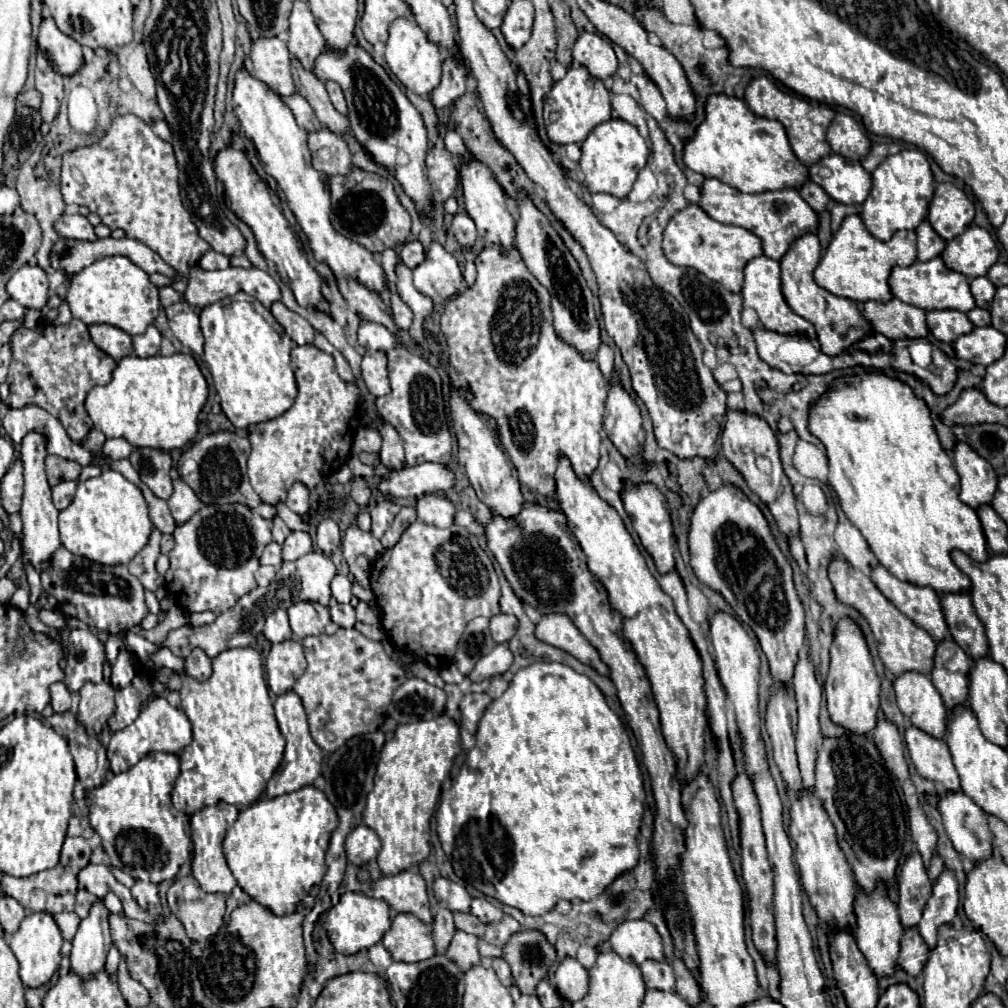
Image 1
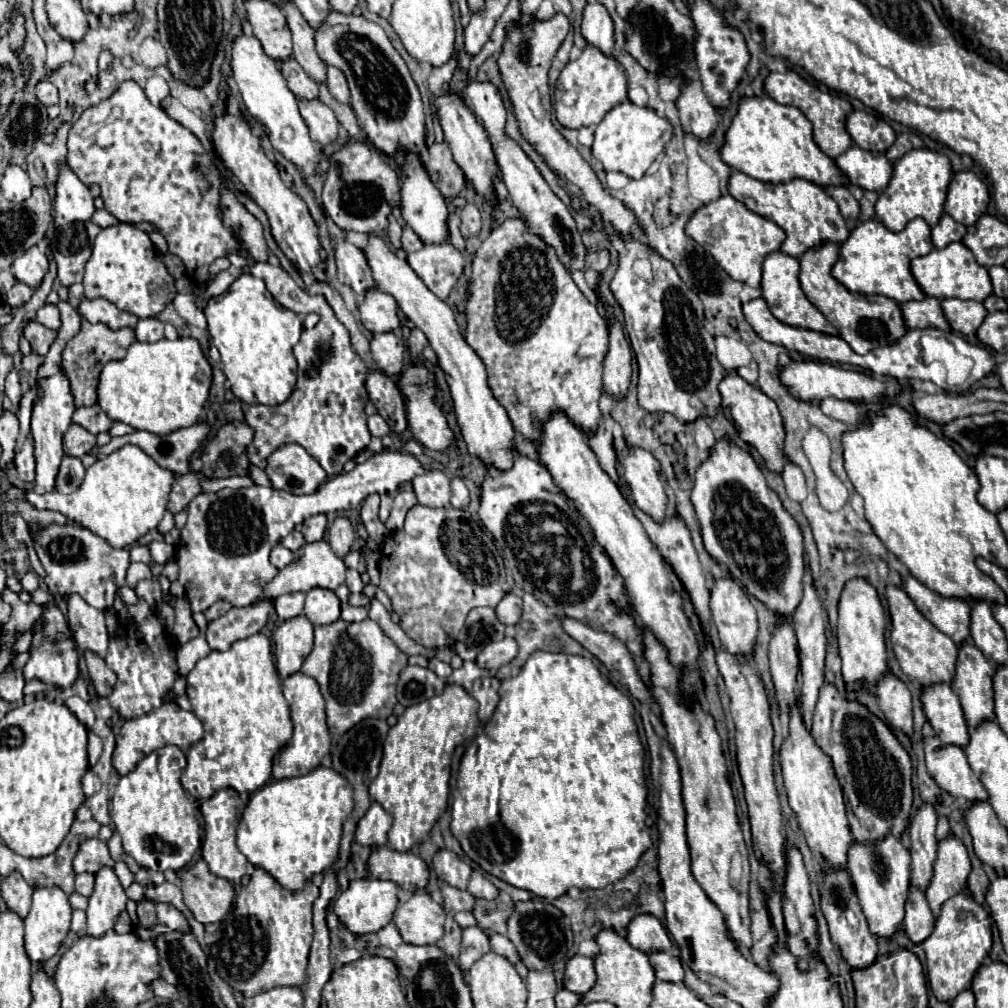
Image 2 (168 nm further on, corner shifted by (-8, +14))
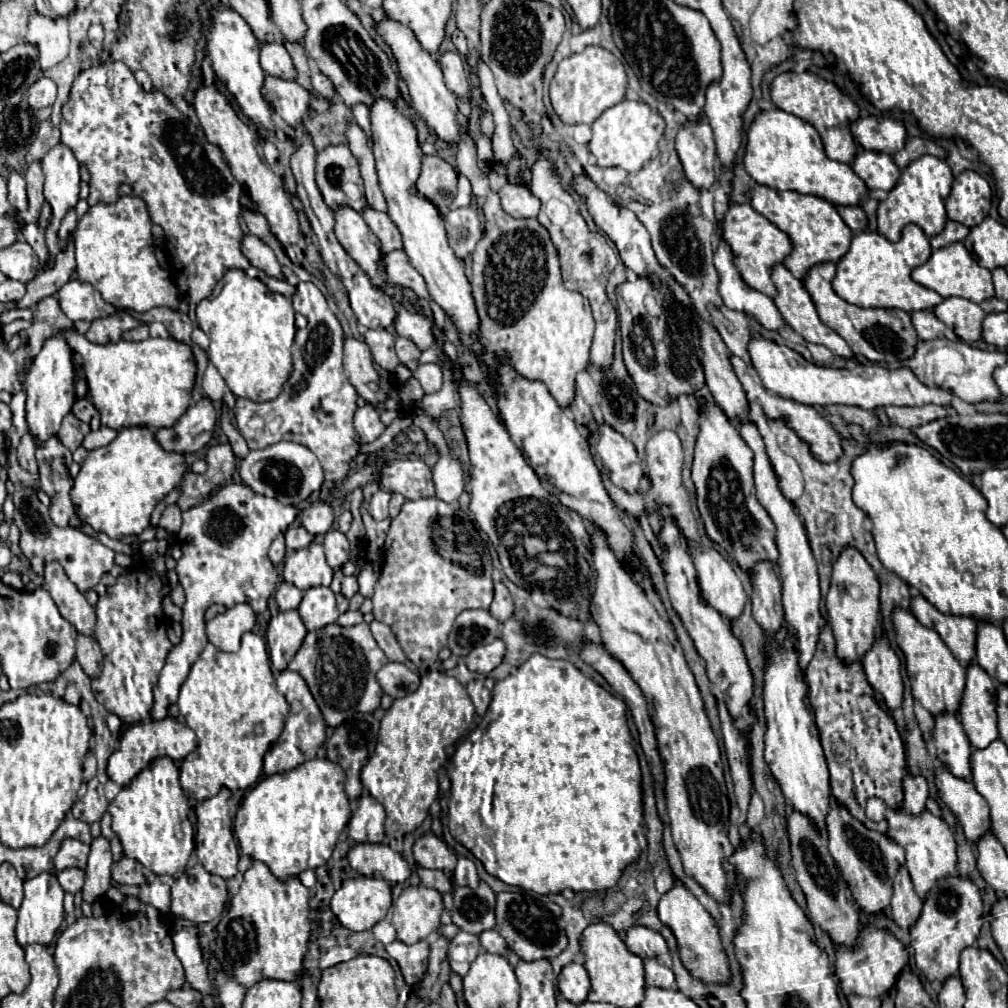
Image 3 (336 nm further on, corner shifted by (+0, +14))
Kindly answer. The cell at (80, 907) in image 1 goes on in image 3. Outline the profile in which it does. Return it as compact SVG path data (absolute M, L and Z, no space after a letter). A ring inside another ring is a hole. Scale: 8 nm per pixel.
M66 868L66 870L58 872L58 880L60 880L60 886L66 892L76 894L84 886L84 870L80 870L80 868Z

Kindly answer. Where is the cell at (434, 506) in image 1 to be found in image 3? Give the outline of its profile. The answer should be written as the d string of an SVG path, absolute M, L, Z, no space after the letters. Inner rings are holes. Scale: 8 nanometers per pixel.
M392 460L380 468L380 486L400 492L406 500L434 496L432 472L422 460Z

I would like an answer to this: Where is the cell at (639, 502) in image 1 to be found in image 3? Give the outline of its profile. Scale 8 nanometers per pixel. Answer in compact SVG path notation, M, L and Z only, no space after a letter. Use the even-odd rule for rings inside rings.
M602 424L594 452L600 456L602 466L608 468L610 480L616 486L624 488L630 494L638 490L638 482L644 476L644 470L642 460L638 458L636 448L630 440L626 440L612 426Z

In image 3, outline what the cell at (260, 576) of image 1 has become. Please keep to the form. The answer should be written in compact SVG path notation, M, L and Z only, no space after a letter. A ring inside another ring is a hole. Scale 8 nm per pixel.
M278 534L276 536L276 540L272 542L272 546L270 546L270 560L274 562L274 564L278 564L278 562L282 562L284 560L284 534Z

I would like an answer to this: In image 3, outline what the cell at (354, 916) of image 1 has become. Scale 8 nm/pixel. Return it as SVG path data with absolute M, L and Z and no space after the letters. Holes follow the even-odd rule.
M348 878L332 896L330 908L340 924L352 932L370 930L380 922L392 904L392 888L380 878Z

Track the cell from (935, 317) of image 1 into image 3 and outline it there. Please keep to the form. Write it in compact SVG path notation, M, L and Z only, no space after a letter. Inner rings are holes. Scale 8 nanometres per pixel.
M946 298L934 308L934 314L964 342L978 342L982 338L982 320L986 314L974 302L966 298Z

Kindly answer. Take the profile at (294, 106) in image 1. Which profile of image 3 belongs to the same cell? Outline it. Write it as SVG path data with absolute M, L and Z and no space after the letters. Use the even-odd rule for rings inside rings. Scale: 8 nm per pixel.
M266 42L266 44L260 46L260 66L270 76L284 78L284 80L296 78L292 58L286 52L282 42Z

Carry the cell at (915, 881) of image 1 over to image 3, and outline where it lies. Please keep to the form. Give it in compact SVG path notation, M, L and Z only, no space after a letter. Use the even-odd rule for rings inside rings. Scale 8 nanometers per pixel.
M906 774L902 780L902 788L904 788L904 810L910 814L920 814L926 806L926 798L928 798L928 784L926 778L922 774Z

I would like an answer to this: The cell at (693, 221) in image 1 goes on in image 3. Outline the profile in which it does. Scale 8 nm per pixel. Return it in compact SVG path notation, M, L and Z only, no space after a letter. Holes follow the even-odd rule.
M732 204L730 210L724 216L724 240L732 246L734 262L738 272L742 274L744 282L764 292L766 296L776 296L776 286L772 282L772 268L776 264L782 264L784 258L792 252L792 240L786 232L782 232L778 226L774 226L770 220L766 220L762 214L758 214L750 204Z

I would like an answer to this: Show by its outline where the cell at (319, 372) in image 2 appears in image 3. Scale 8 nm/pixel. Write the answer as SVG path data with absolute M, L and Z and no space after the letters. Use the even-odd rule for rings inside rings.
M300 282L292 296L294 310L308 318L308 328L296 334L292 354L296 368L290 380L282 386L278 398L270 402L252 402L248 398L236 398L234 418L240 434L246 438L248 448L266 448L274 442L290 440L308 446L320 460L326 480L342 482L348 476L350 460L360 450L360 438L354 430L352 418L356 412L356 390L348 382L342 368L342 326L334 312L328 308L324 294L312 282ZM280 420L278 432L272 434L268 422Z

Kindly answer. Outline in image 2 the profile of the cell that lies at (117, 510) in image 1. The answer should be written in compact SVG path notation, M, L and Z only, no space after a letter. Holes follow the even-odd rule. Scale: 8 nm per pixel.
M128 444L112 452L110 456L96 460L86 470L86 478L76 492L68 496L62 496L60 492L38 496L32 490L28 490L26 500L40 510L62 512L68 520L104 538L112 548L128 548L142 536L156 530L166 512L172 482L174 474L170 470L160 468L138 446Z

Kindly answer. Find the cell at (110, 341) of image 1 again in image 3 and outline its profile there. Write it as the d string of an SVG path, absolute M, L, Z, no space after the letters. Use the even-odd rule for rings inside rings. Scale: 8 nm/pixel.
M68 280L58 290L58 302L62 312L74 322L76 320L92 322L96 318L104 318L116 312L112 304L102 300L100 292L92 284L80 280Z

